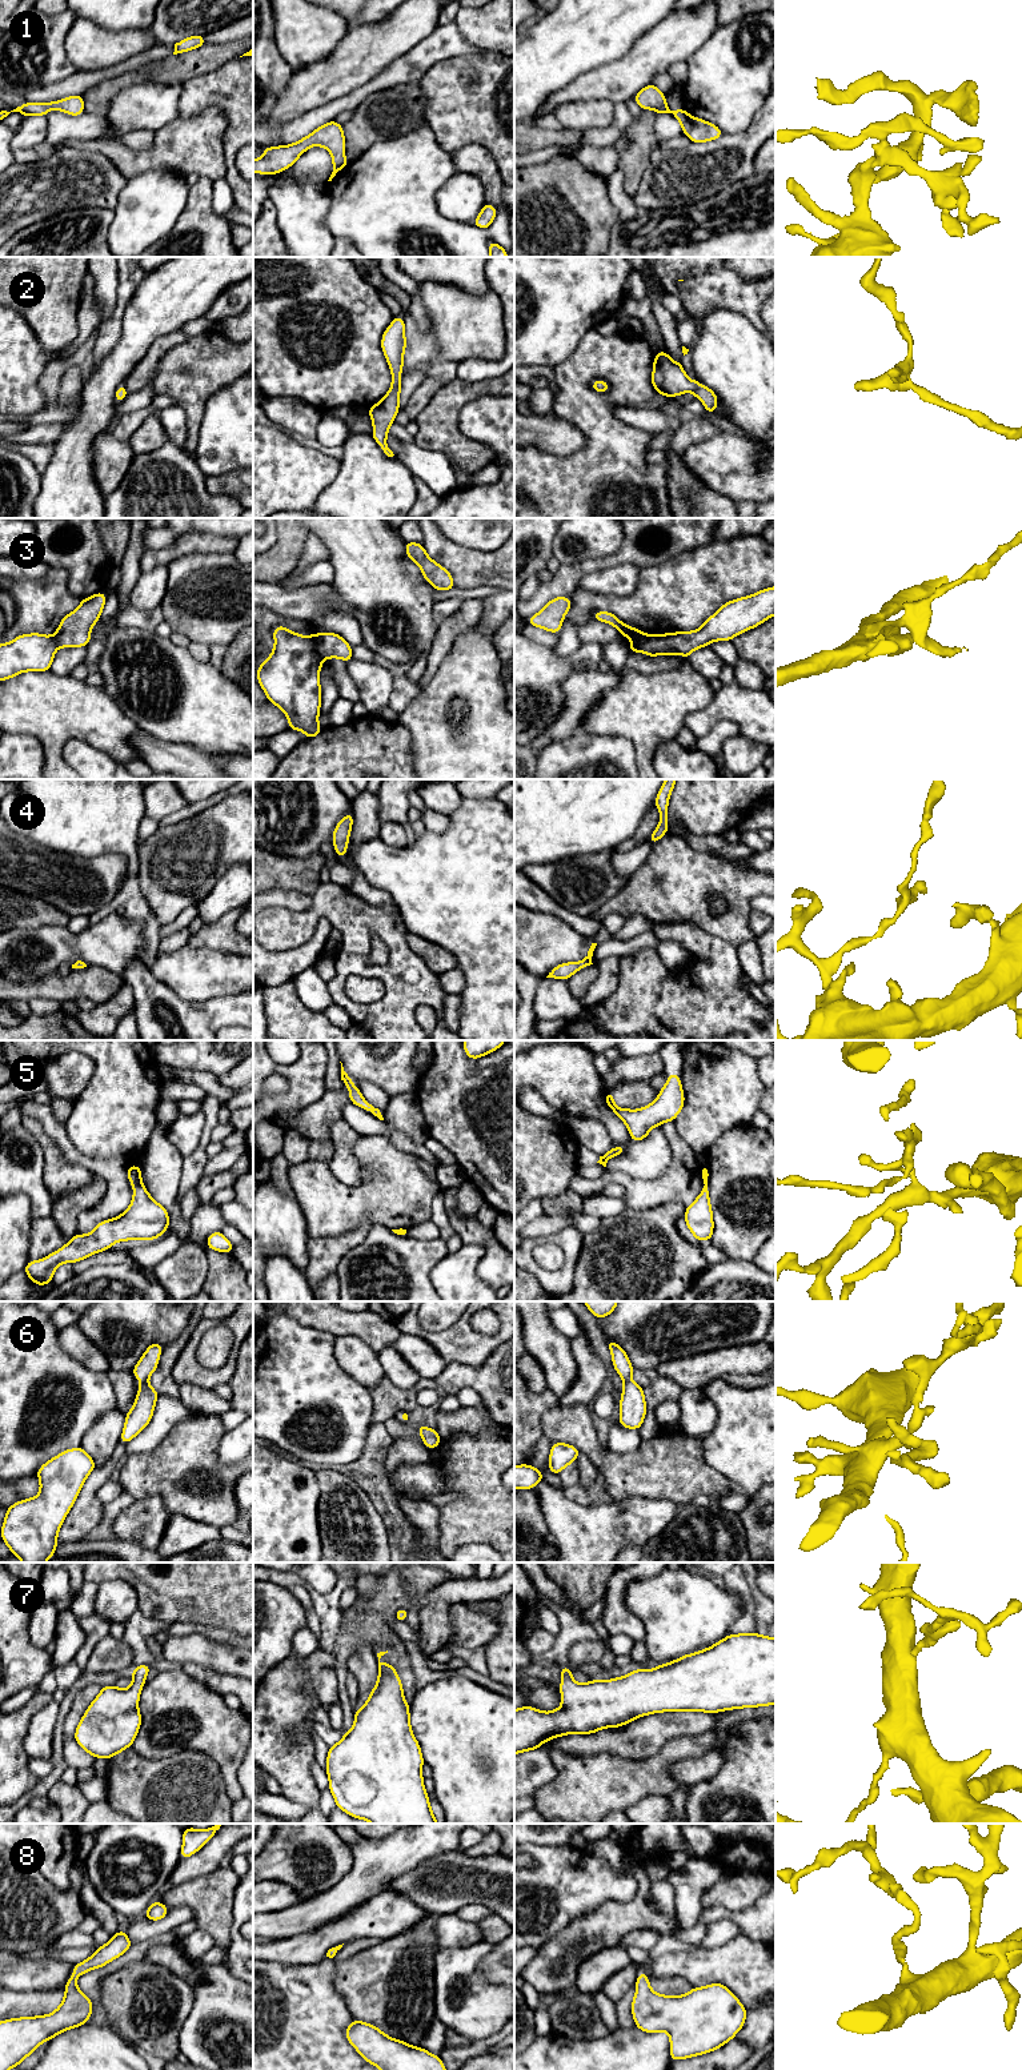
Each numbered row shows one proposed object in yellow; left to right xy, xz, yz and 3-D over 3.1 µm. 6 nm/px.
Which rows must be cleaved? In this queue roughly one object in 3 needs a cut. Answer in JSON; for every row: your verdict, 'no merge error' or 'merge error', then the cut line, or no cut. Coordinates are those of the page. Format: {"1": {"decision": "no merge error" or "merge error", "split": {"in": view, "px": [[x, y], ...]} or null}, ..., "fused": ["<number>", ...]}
{"1": {"decision": "no merge error", "split": null}, "2": {"decision": "no merge error", "split": null}, "3": {"decision": "merge error", "split": {"in": "xz", "px": [[315, 634], [315, 646], [323, 660]]}}, "4": {"decision": "no merge error", "split": null}, "5": {"decision": "no merge error", "split": null}, "6": {"decision": "no merge error", "split": null}, "7": {"decision": "no merge error", "split": null}, "8": {"decision": "no merge error", "split": null}, "fused": ["3"]}

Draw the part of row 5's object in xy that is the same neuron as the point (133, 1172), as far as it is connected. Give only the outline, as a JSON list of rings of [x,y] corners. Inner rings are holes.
[[[137,1164],[128,1167],[127,1176],[133,1186],[133,1198],[125,1212],[100,1221],[87,1235],[76,1233],[64,1247],[47,1257],[28,1261],[24,1272],[36,1285],[49,1284],[56,1268],[63,1263],[73,1264],[84,1260],[93,1253],[107,1251],[117,1241],[156,1240],[169,1228],[168,1211],[145,1190],[141,1168]]]

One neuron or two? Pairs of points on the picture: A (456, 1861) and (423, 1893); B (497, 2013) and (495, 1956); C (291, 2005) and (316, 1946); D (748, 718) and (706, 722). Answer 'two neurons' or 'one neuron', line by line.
A: one neuron
B: two neurons
C: two neurons
D: one neuron

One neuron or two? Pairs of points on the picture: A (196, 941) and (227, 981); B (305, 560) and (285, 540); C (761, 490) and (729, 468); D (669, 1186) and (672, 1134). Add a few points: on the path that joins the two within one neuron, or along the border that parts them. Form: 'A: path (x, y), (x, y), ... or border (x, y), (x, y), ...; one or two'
A: border (187, 945), (232, 953); two
B: border (308, 534), (293, 570); two
C: path (753, 482), (737, 468); one
D: path (678, 1172), (678, 1147); one

